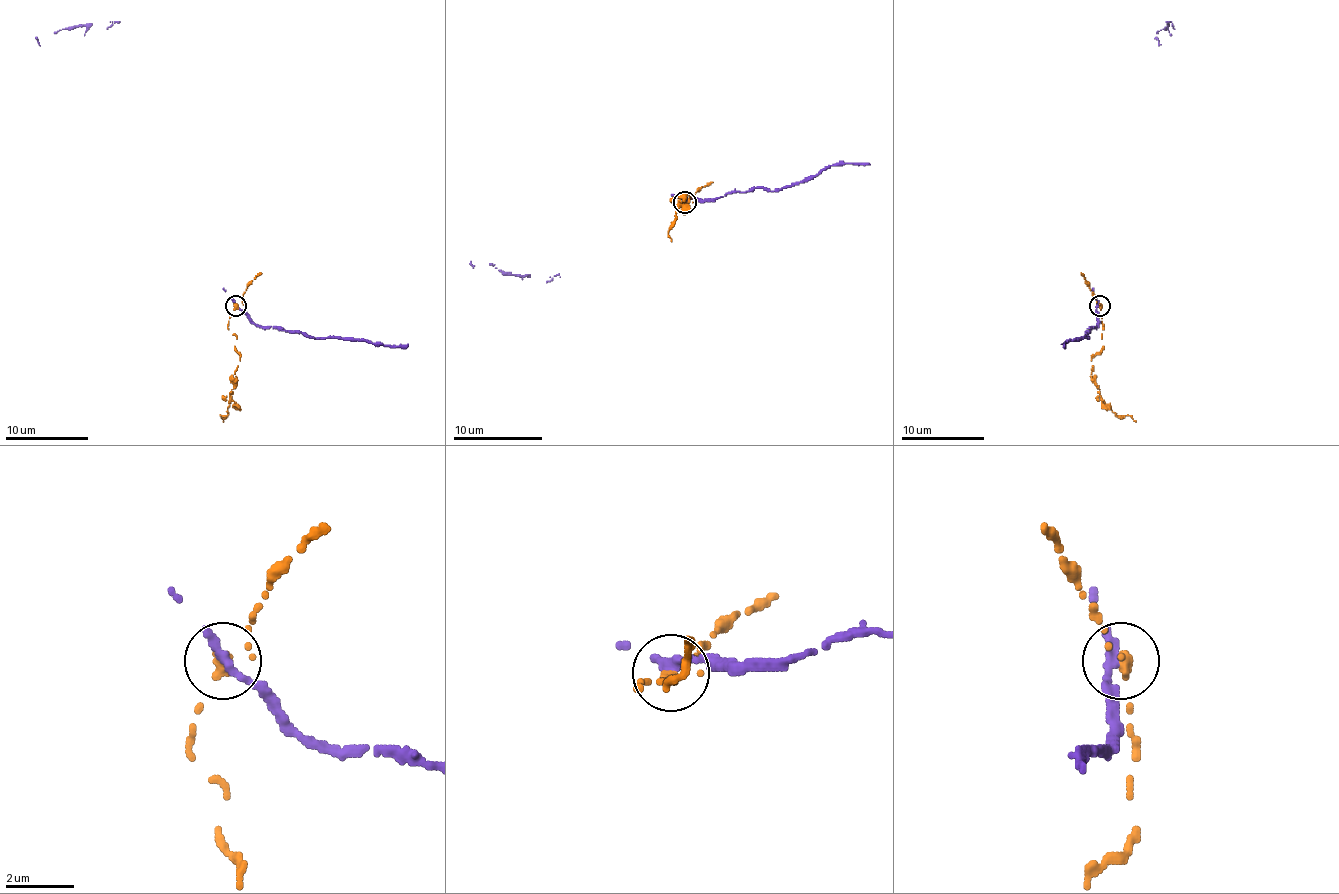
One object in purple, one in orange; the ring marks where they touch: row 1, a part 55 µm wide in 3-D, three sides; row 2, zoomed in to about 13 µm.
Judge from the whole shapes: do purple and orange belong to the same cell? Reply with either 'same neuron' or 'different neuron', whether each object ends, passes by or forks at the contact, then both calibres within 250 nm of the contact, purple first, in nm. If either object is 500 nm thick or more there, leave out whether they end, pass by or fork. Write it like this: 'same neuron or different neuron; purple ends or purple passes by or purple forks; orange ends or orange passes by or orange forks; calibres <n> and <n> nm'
different neuron; purple ends; orange passes by; calibres 360 and 240 nm

